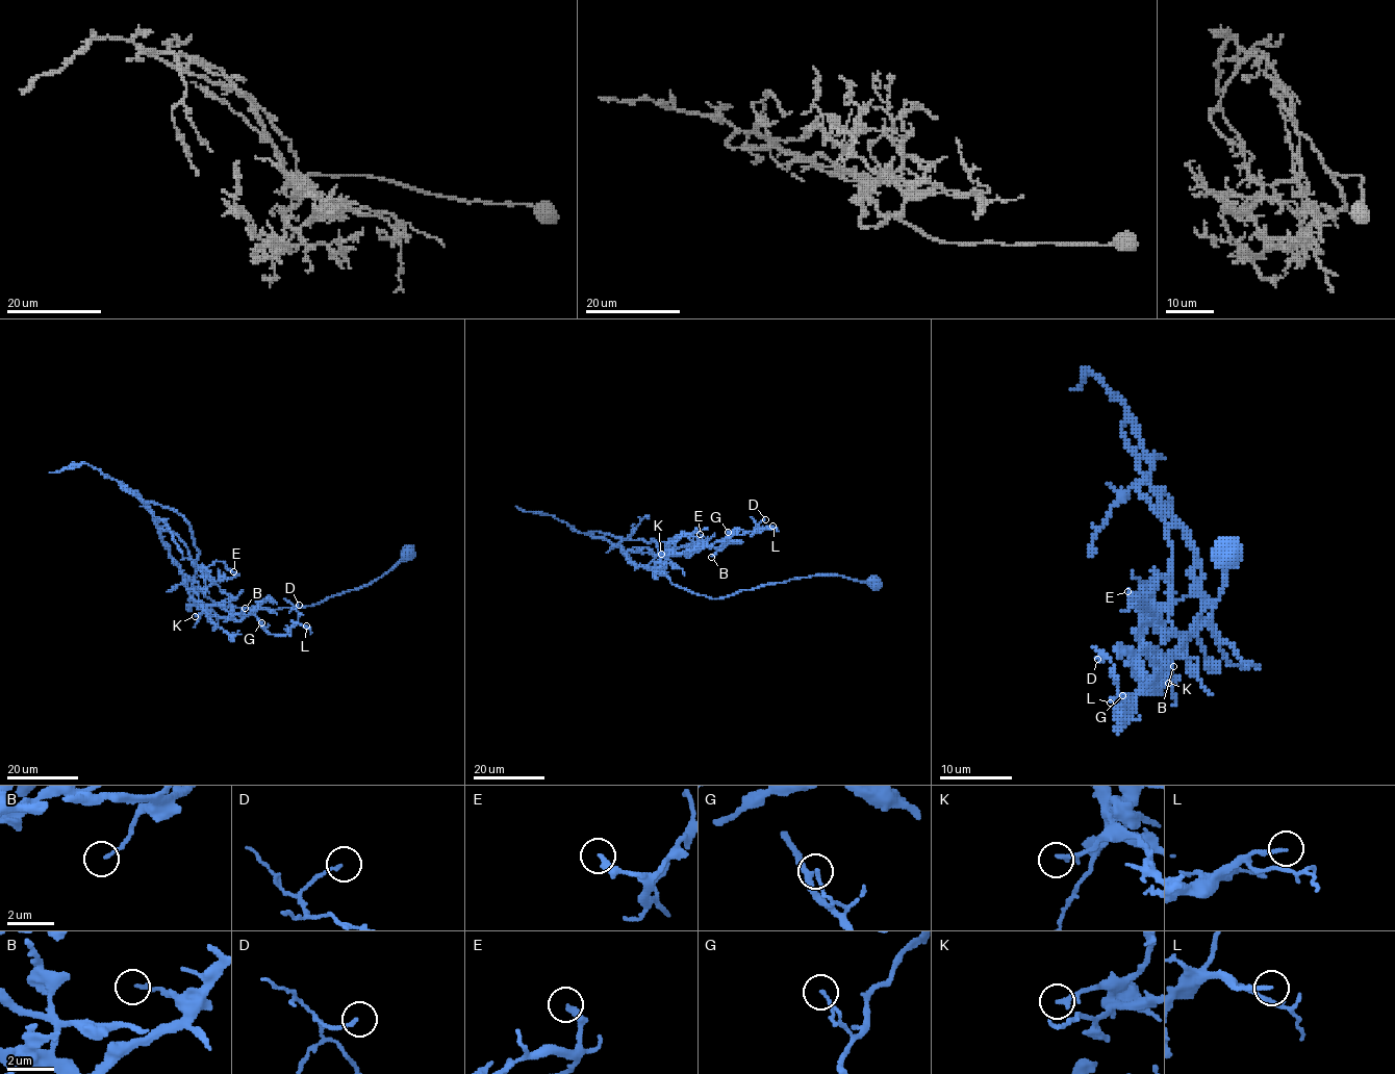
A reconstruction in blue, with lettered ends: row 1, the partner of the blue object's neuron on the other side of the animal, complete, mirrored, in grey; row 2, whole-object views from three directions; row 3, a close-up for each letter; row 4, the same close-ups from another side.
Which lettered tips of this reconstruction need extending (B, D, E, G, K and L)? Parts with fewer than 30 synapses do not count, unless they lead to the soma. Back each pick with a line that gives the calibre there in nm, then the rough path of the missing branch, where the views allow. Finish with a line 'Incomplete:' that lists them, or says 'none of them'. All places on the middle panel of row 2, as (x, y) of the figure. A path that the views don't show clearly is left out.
K: 200 nm thick; missing branch runs (661, 554), (656, 547), (626, 553)
Incomplete: K

